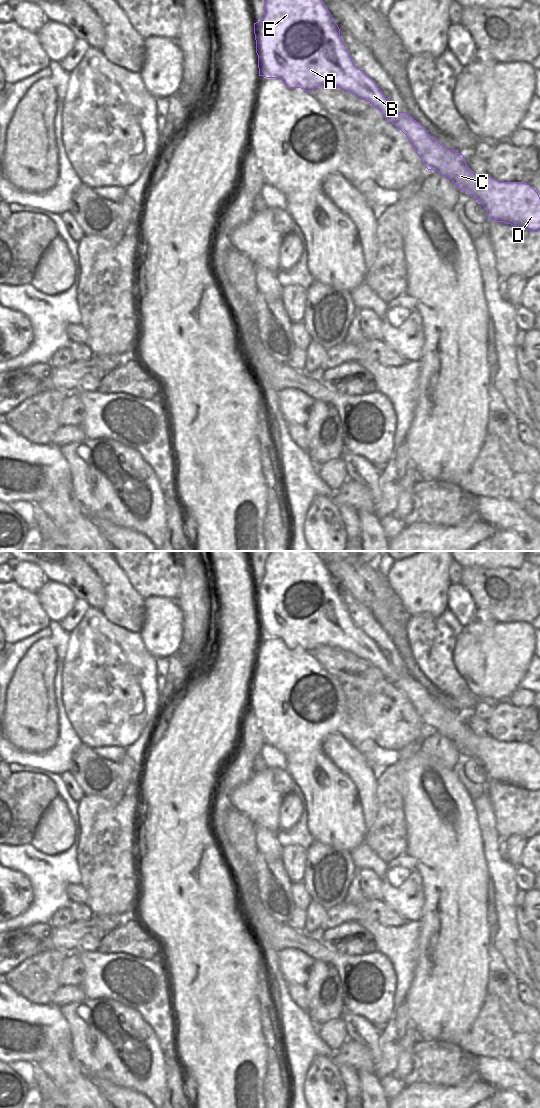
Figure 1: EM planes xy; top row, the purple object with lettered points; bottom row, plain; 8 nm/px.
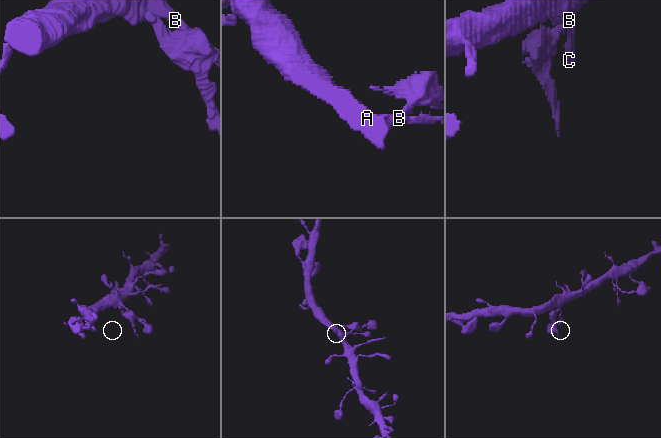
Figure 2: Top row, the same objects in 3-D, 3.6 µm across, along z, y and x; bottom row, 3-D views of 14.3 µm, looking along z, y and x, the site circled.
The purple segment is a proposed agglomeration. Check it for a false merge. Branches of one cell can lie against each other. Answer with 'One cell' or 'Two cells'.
One cell

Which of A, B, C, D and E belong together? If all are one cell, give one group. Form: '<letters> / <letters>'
A B C D E

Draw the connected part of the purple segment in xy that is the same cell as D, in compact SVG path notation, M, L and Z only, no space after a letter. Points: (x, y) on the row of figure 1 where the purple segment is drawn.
M266 0L264 17L254 23L254 34L259 76L279 78L289 88L301 88L307 92L319 86L335 86L367 100L384 115L386 120L389 120L406 135L428 170L436 171L449 178L460 190L475 198L484 207L490 220L505 222L531 232L540 230L540 197L536 190L523 182L499 182L491 176L477 176L466 165L463 154L443 146L407 112L397 112L376 83L354 65L340 37L340 29L322 0Z

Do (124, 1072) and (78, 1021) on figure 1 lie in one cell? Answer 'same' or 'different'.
same

